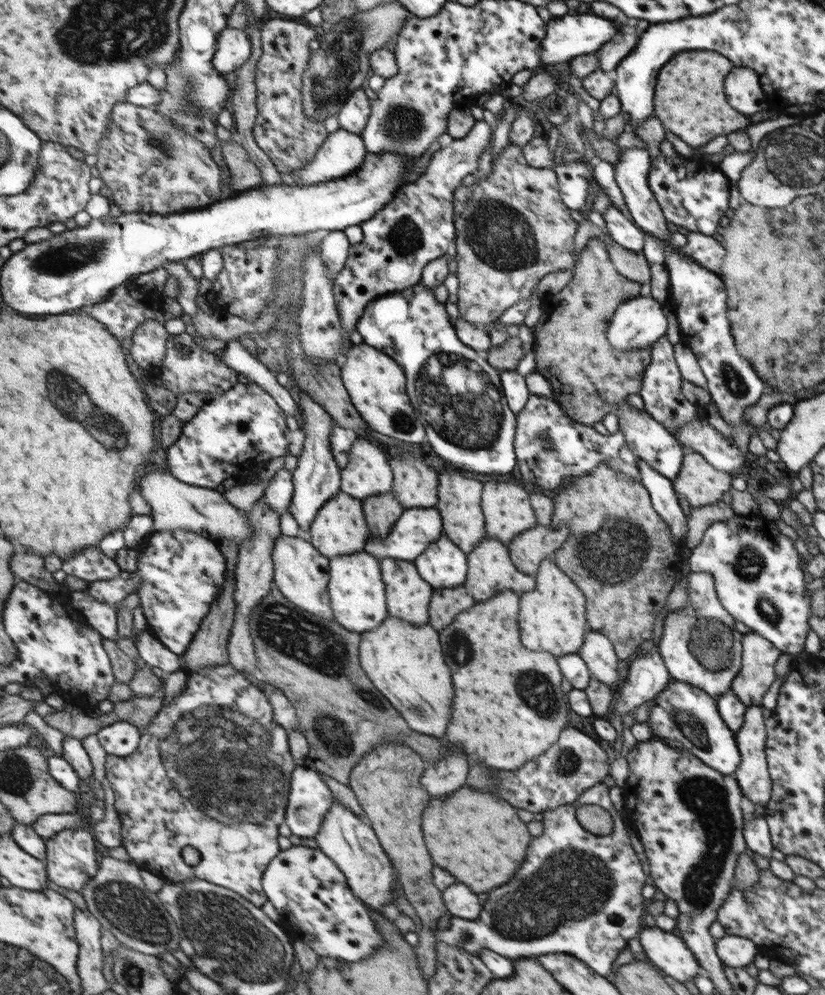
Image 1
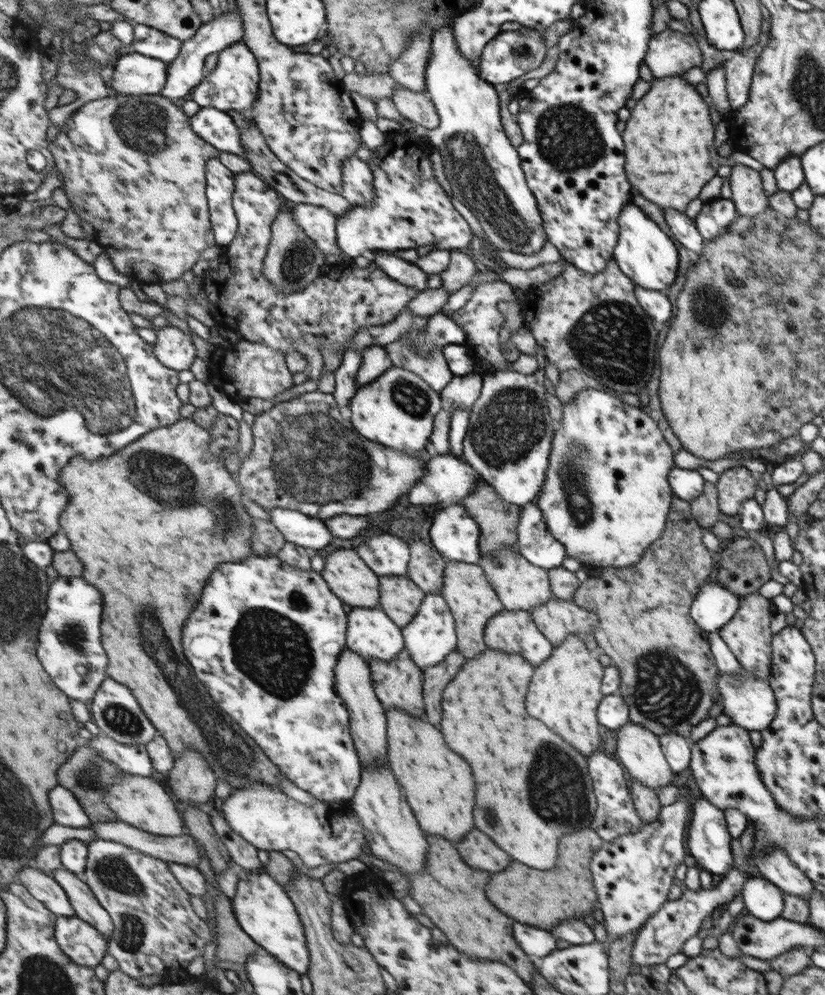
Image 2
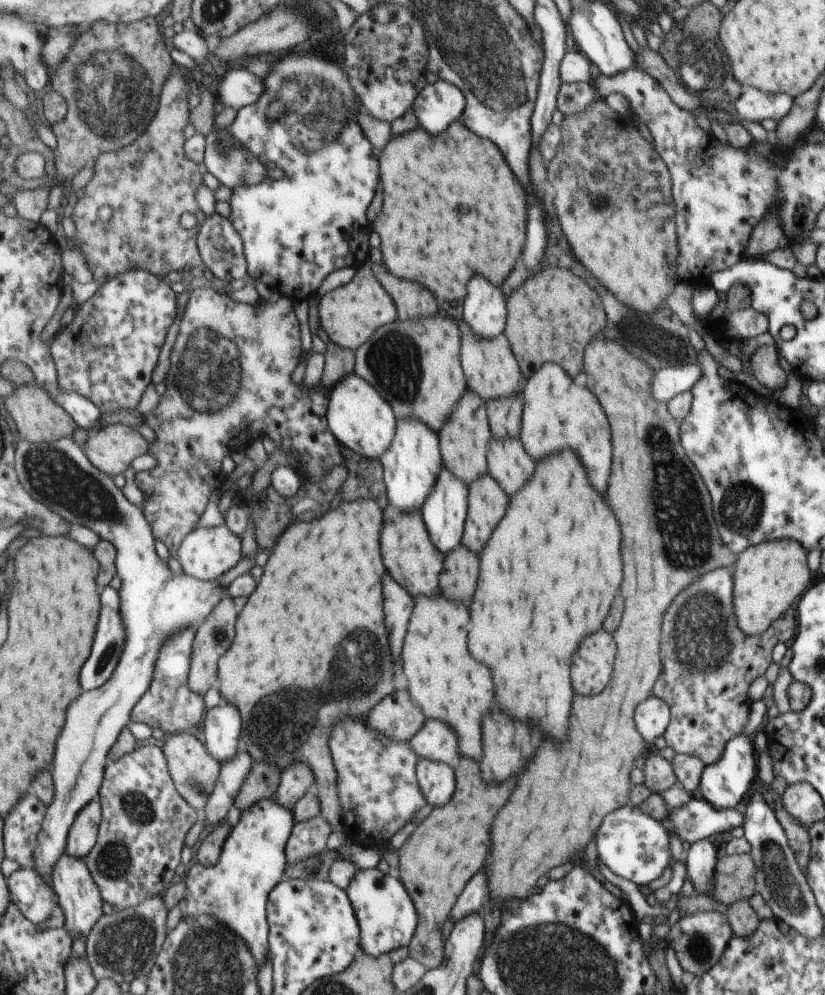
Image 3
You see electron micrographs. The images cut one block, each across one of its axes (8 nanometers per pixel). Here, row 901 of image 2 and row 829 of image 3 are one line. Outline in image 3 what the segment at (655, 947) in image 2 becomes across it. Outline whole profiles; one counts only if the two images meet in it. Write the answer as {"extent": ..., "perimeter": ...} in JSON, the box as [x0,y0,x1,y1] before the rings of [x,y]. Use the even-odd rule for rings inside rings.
{"extent":[664,798,746,844],"perimeter":[[[691,798],[680,808],[669,810],[664,820],[668,834],[676,834],[684,844],[692,844],[712,835],[730,832],[741,826],[746,815],[735,809],[715,809],[705,799]]]}

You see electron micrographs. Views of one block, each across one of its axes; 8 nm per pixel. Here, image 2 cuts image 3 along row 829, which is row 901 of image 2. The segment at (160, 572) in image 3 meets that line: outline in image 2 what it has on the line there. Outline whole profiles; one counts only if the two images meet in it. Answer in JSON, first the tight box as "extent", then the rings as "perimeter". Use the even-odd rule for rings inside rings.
{"extent":[19,866,77,917],"perimeter":[[[38,866],[28,867],[22,870],[19,881],[28,885],[36,898],[44,901],[59,917],[77,916],[71,897],[55,876],[42,872]]]}

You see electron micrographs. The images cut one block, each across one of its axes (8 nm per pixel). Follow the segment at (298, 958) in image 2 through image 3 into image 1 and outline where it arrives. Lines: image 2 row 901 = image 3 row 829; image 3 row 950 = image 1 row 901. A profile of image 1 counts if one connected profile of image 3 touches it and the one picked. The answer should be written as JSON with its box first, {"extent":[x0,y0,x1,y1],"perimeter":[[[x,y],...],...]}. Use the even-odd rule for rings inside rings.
{"extent":[108,665,299,906],"perimeter":[[[216,665],[215,667],[206,667],[206,670],[198,670],[198,672],[189,670],[187,672],[190,676],[188,689],[177,696],[171,705],[164,706],[155,716],[148,726],[149,729],[143,733],[142,743],[138,751],[130,757],[110,755],[108,759],[108,779],[115,790],[117,810],[124,823],[124,846],[142,869],[146,869],[164,880],[187,881],[195,878],[209,880],[213,884],[226,886],[242,896],[248,897],[248,900],[257,905],[264,906],[271,900],[264,888],[264,875],[272,861],[283,851],[280,848],[280,836],[282,836],[280,826],[287,820],[294,774],[299,767],[292,756],[292,750],[290,750],[290,736],[288,736],[290,729],[282,727],[280,721],[276,720],[275,706],[266,692],[256,688],[249,678],[236,670],[234,665]],[[186,846],[194,846],[201,853],[201,862],[198,865],[191,866],[184,860]]]}

